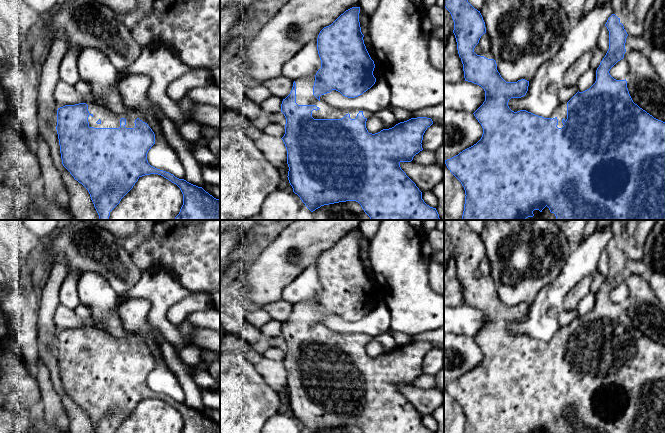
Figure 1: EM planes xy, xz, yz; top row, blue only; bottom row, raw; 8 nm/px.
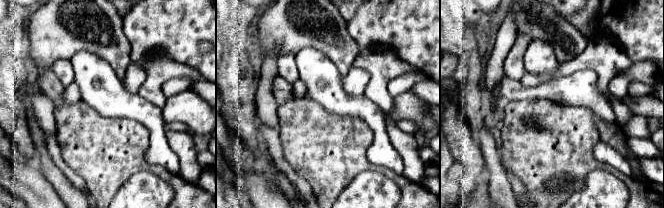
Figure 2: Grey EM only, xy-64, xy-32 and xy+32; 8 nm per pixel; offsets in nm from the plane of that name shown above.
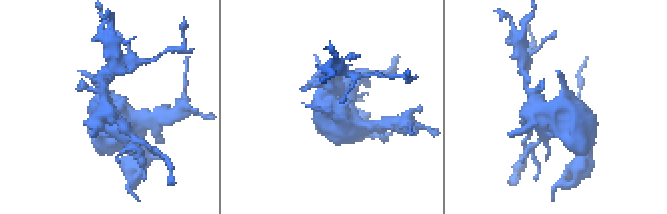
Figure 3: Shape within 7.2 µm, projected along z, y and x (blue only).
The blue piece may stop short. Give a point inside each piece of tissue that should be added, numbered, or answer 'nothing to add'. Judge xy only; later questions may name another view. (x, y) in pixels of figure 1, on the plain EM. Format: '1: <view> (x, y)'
1: xy (108, 344)

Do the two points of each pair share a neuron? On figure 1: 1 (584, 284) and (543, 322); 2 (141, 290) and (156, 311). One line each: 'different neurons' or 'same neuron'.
1: different neurons
2: same neuron

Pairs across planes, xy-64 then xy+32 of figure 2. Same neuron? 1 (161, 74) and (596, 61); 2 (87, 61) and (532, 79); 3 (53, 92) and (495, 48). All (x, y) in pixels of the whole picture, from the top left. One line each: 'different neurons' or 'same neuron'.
1: same neuron
2: different neurons
3: different neurons

